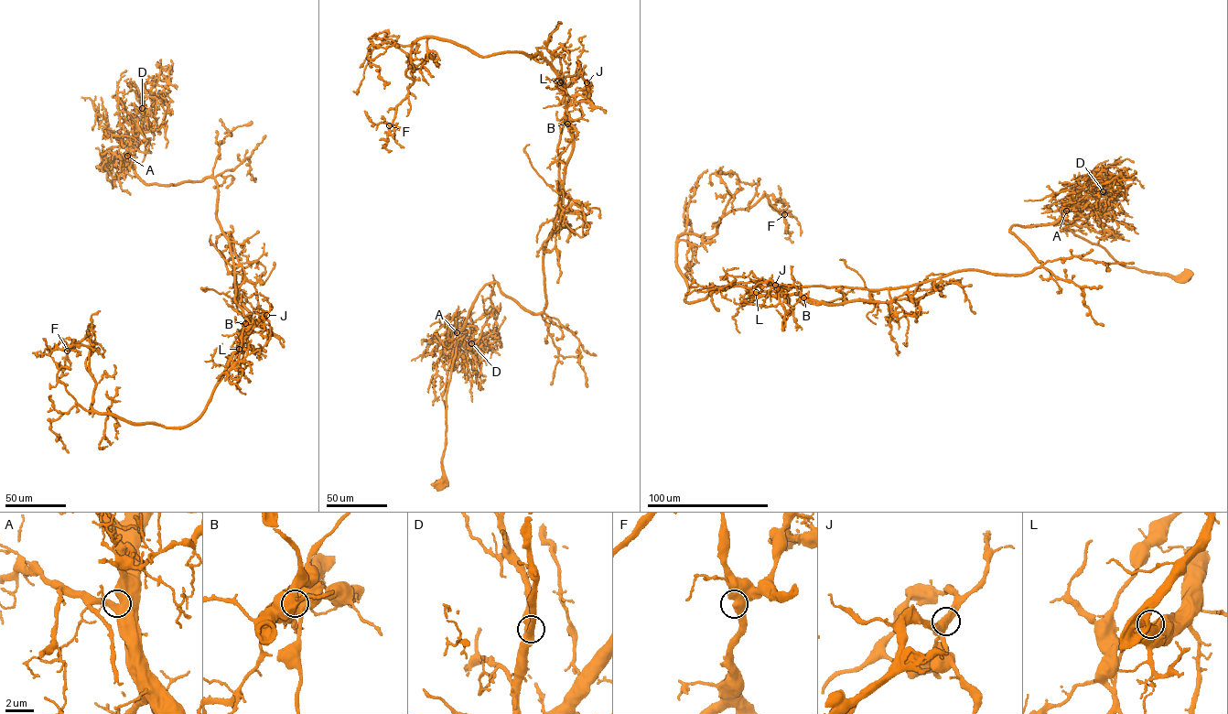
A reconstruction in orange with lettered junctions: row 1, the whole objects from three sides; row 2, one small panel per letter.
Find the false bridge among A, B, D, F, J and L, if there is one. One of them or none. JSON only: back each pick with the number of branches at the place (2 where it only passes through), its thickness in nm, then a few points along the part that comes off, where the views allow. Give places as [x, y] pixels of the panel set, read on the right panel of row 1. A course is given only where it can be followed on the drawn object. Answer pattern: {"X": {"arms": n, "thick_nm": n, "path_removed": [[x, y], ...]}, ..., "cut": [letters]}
{"B": {"arms": 3, "thick_nm": 650, "path_removed": [[803, 297], [737, 286], [685, 301], [676, 239], [710, 237], [722, 217], [763, 195], [784, 214], [778, 185]]}, "cut": ["B"]}

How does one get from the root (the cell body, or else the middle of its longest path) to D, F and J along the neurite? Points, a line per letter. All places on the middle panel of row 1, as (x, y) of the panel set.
D: (440, 484), (446, 447), (446, 392), (458, 331), (459, 339), (469, 345), (471, 343)
F: (440, 484), (472, 303), (496, 282), (533, 313), (545, 306), (563, 83), (539, 54), (423, 37), (389, 125)
J: (440, 484), (446, 392), (472, 303), (496, 282), (533, 313), (545, 307), (557, 146), (568, 98), (587, 82)

